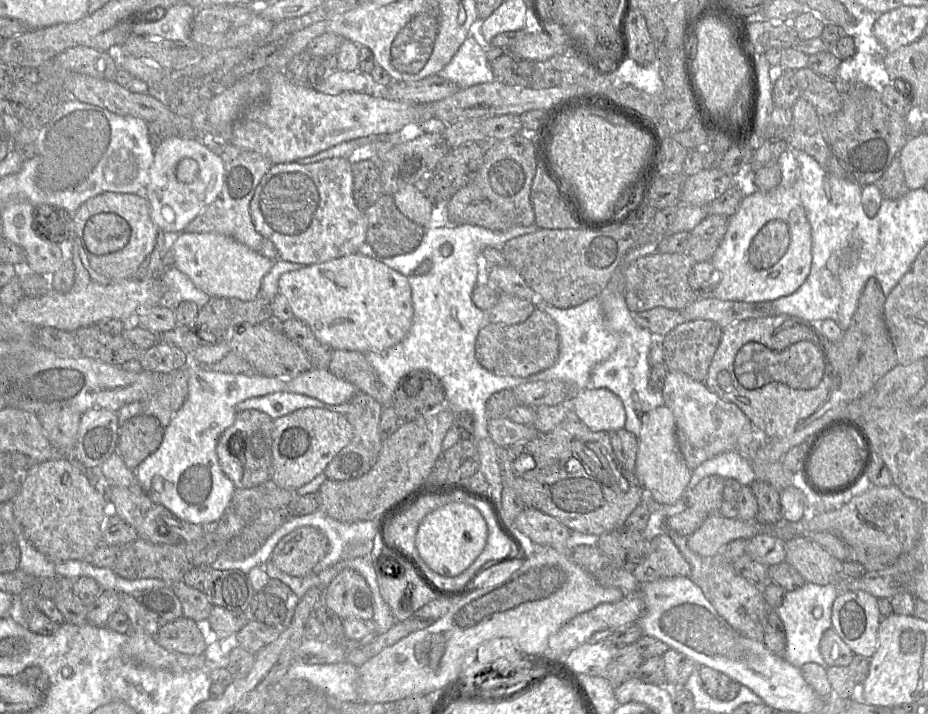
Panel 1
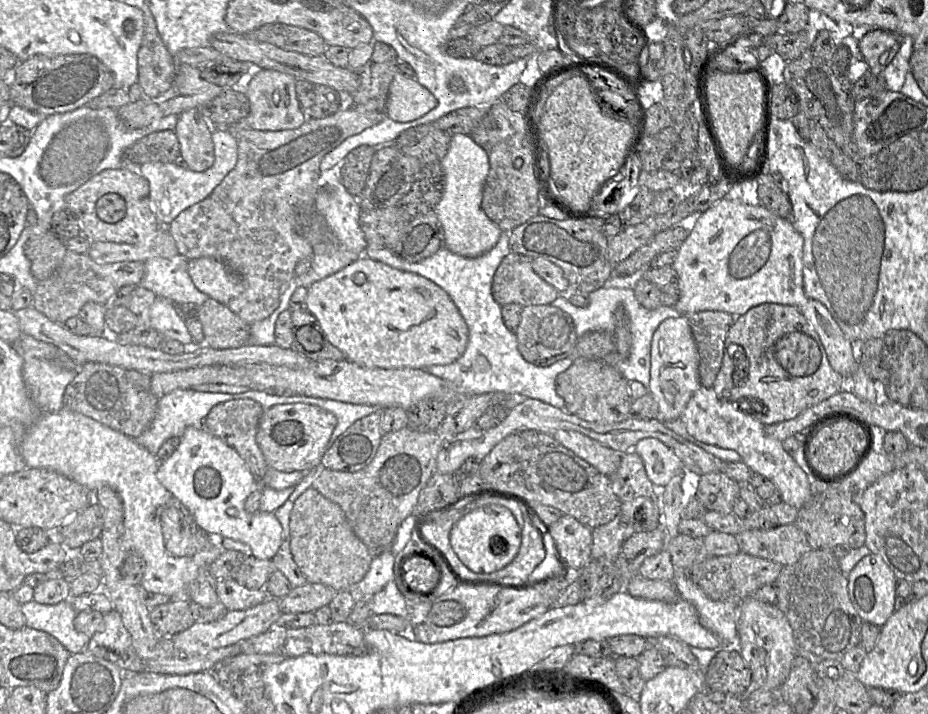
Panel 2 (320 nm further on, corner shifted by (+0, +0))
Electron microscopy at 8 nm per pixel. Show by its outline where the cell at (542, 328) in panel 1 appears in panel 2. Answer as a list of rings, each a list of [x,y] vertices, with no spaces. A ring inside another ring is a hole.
[[[552,305],[524,307],[515,335],[518,350],[522,357],[538,367],[548,367],[560,360],[574,356],[574,349],[578,341],[570,315]]]

